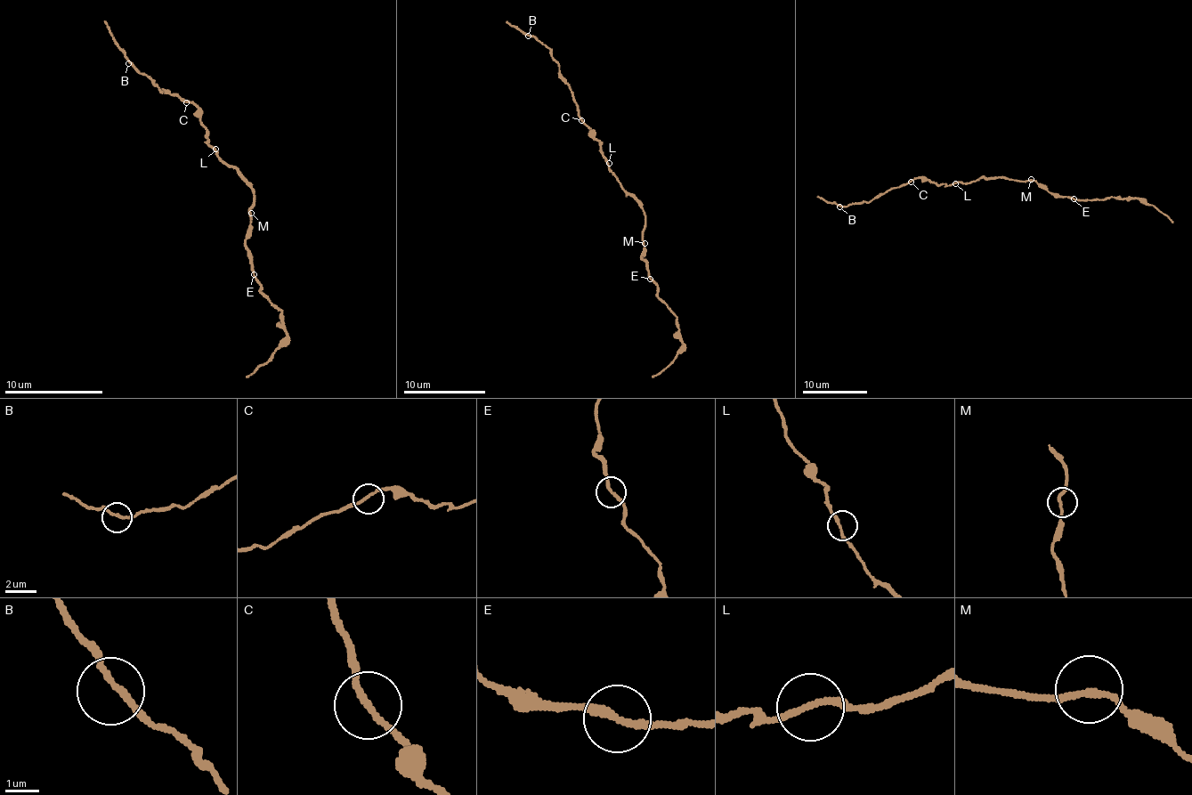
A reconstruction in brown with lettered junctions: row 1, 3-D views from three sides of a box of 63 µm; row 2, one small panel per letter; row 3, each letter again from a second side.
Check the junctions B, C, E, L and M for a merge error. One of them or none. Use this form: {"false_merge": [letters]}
{"false_merge": []}

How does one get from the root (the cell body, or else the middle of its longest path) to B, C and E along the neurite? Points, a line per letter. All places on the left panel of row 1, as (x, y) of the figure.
B: (242, 179), (208, 141), (196, 104), (184, 102), (181, 95), (166, 90), (160, 92), (154, 82), (128, 63)
C: (242, 179), (235, 167), (219, 157), (215, 147), (213, 148), (208, 141), (198, 109), (186, 102)
E: (242, 179), (253, 191), (248, 216), (250, 234), (245, 245), (249, 253), (253, 274)

